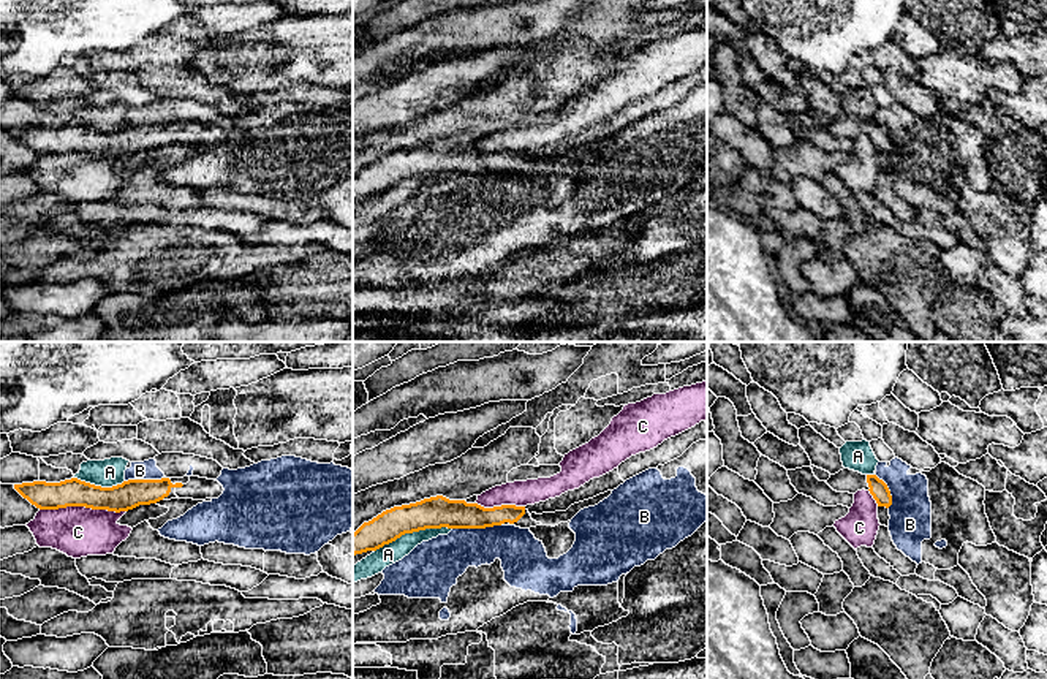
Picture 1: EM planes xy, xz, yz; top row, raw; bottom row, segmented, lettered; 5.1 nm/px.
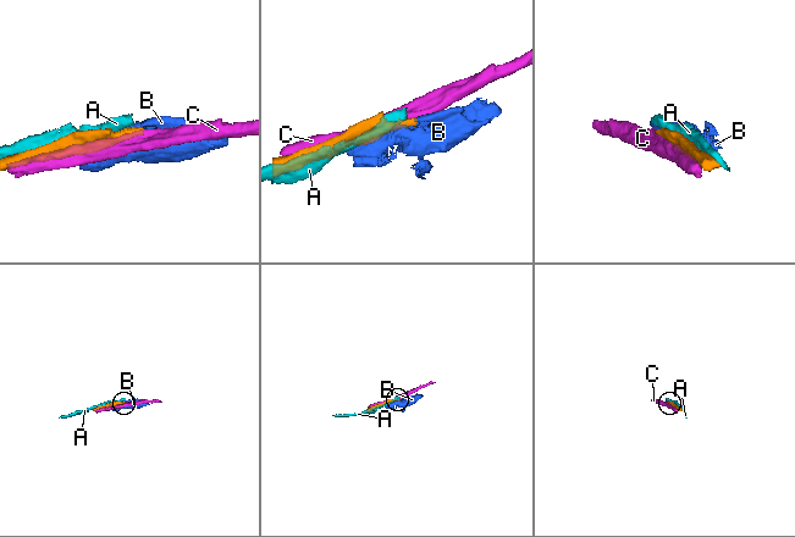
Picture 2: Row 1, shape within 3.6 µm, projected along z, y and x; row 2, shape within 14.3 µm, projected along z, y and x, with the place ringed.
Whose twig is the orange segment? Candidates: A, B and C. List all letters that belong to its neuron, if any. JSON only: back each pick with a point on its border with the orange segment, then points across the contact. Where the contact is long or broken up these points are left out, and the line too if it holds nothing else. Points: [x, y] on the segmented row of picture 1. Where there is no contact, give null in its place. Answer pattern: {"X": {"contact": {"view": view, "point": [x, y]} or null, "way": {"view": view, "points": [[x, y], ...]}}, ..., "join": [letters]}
{"join": []}

